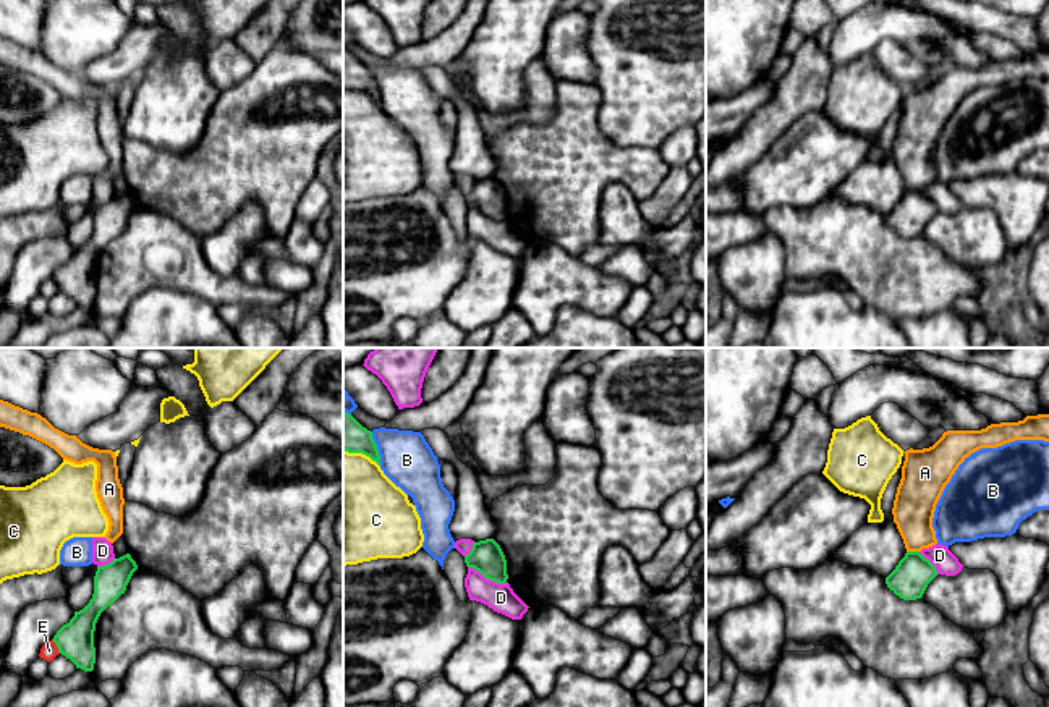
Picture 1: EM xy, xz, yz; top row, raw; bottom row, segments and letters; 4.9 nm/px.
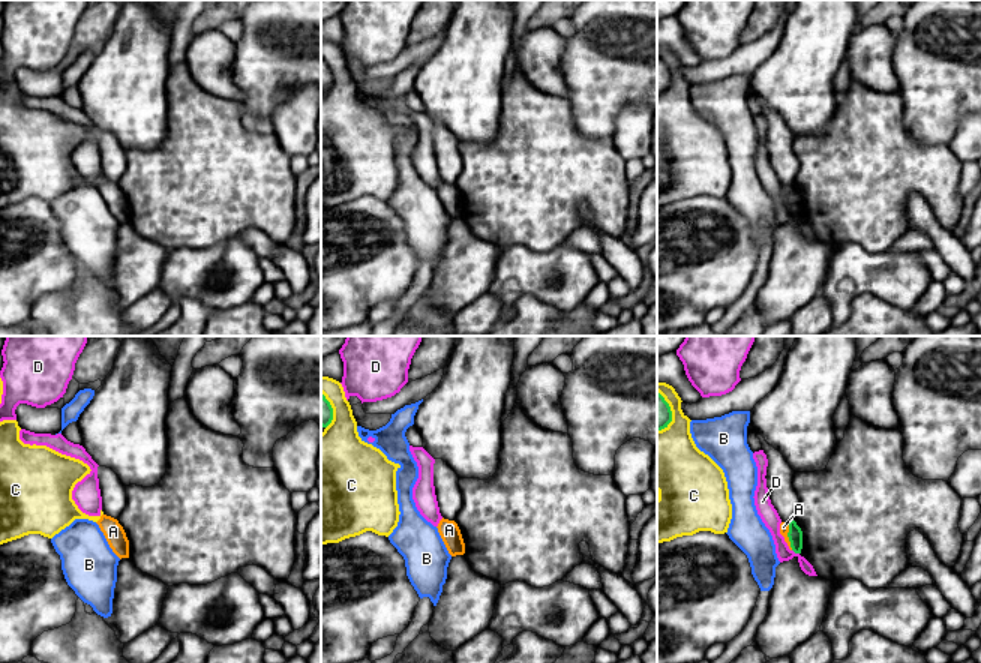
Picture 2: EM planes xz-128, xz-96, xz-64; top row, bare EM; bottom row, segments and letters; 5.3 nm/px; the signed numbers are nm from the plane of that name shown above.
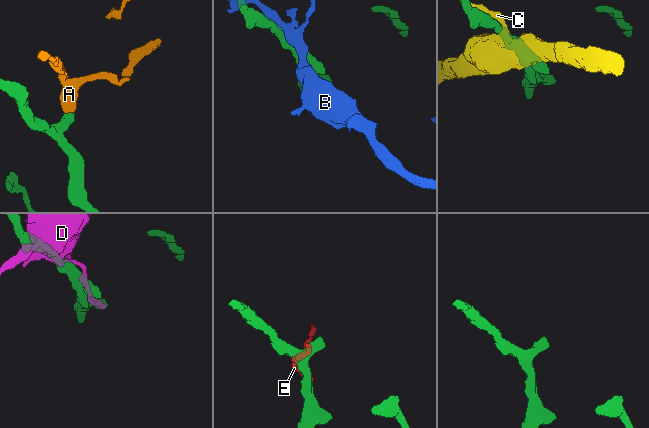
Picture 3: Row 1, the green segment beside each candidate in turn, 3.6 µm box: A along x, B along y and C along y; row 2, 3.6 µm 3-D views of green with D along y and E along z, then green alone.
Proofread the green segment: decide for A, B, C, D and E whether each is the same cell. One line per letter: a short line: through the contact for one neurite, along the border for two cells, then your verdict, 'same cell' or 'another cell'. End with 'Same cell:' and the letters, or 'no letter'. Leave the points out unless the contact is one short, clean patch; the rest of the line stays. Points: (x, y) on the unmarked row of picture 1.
A: line yz (907, 188), (918, 190); another cell
B: another cell
C: another cell
D: another cell
E: another cell
Same cell: no letter

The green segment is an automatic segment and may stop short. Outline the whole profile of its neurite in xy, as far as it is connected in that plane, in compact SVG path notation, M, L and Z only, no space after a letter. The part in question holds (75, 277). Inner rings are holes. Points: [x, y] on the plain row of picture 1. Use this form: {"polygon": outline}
{"polygon": "M130 191L113 196L108 202L97 204L94 231L89 241L74 249L74 254L53 273L58 290L70 296L76 306L92 309L96 301L94 269L100 251L121 231L138 207Z"}

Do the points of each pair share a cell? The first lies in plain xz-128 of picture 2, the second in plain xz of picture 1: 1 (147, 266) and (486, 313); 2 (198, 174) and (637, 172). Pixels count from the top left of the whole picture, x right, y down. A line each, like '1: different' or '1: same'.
1: same
2: same

